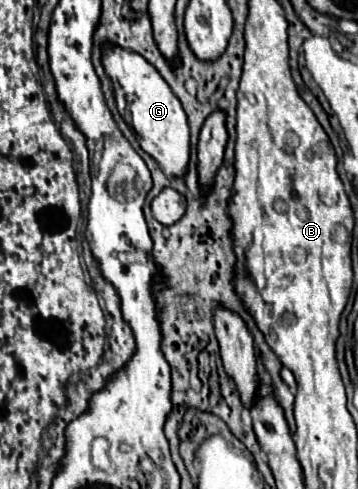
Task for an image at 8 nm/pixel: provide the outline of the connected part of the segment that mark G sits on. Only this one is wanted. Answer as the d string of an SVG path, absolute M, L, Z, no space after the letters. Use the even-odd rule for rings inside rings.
M113 44L103 48L101 62L113 84L117 110L123 120L127 120L129 112L129 126L135 130L139 146L159 162L167 176L183 176L189 162L189 126L185 110L169 84L141 54Z

